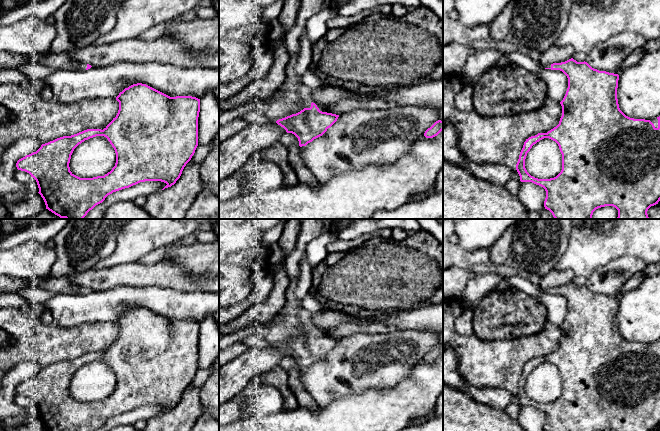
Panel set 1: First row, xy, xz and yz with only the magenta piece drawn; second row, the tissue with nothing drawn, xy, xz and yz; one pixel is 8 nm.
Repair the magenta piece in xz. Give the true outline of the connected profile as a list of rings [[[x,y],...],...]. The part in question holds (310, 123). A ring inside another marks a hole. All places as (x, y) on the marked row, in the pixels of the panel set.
[[[299,53],[290,57],[286,66],[285,93],[271,100],[260,111],[270,120],[294,134],[299,146],[306,146],[322,136],[338,119],[339,115],[322,112],[312,102],[312,91],[302,84],[301,76],[295,71]]]

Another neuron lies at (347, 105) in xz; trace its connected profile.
[[[366,98],[364,100],[345,99],[336,102],[327,108],[327,113],[341,115],[352,110],[367,109],[367,110],[384,110],[395,107],[402,107],[395,102],[386,101],[381,98]]]

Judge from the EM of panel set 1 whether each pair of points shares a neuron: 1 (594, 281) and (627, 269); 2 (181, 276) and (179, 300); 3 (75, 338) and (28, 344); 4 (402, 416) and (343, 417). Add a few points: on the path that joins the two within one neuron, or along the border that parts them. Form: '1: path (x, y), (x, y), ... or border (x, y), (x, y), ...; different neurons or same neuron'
1: path (602, 282), (615, 270), (619, 270); same neuron
2: border (157, 286), (182, 291), (204, 290); different neurons
3: path (63, 343), (40, 343); same neuron
4: path (387, 416), (358, 417); same neuron

